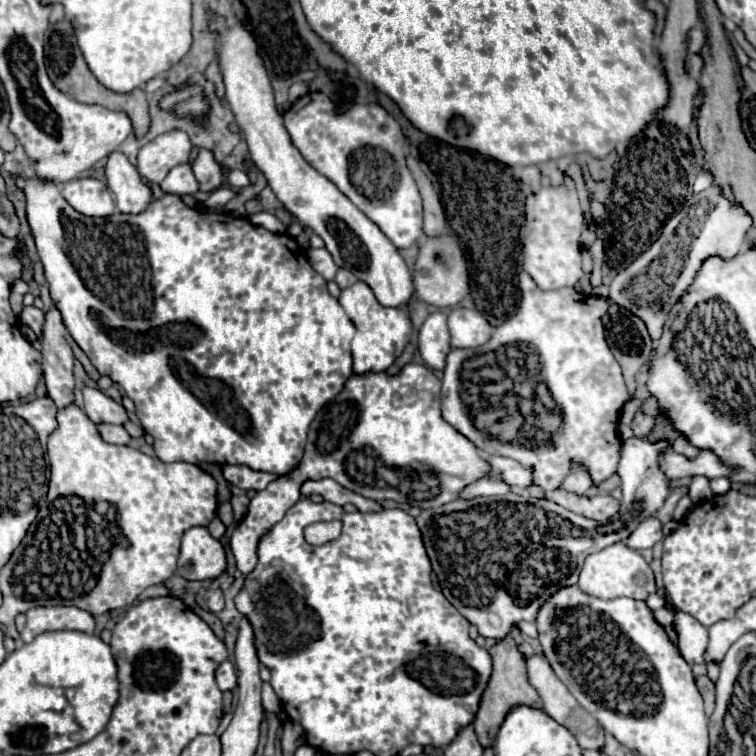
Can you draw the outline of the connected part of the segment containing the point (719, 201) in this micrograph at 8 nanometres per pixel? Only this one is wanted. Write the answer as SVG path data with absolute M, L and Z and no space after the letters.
M709 186L695 198L693 204L675 212L661 228L661 236L613 278L609 286L609 300L641 318L651 340L657 342L663 334L671 308L685 294L685 288L695 280L703 262L711 256L719 256L721 260L735 258L741 246L747 242L749 226L749 214L719 196L717 186Z

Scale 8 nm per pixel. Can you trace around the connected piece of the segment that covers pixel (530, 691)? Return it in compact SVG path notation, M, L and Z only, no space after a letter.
M505 636L495 646L491 646L489 654L491 654L491 660L493 660L493 672L491 672L491 678L489 678L487 688L485 688L485 692L481 696L481 702L479 702L479 710L477 710L475 720L473 720L475 734L481 742L481 746L493 744L495 734L499 730L499 724L503 722L503 716L509 712L511 706L515 706L515 704L527 704L527 706L533 706L533 708L543 706L539 694L535 692L535 688L527 680L527 668L521 660L523 654L519 652L519 648L517 648L517 644L511 636Z

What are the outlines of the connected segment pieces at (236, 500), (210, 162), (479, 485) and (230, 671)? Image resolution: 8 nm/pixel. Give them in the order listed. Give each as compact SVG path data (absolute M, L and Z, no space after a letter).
M233 496L231 498L235 522L241 522L243 520L243 516L247 512L247 504L249 504L249 498L247 496Z
M199 150L199 156L193 162L193 174L199 182L199 190L207 192L207 194L221 188L221 184L225 180L221 166L215 162L215 158L209 150Z
M481 478L481 480L475 480L475 482L467 484L459 492L459 498L473 500L473 498L479 498L479 496L495 496L495 494L507 494L507 492L509 492L509 486L505 482L495 482L495 480L489 480L489 478Z
M225 660L219 664L217 672L215 672L215 678L217 678L217 684L219 688L225 692L225 690L233 690L237 686L237 674L235 674L235 666Z

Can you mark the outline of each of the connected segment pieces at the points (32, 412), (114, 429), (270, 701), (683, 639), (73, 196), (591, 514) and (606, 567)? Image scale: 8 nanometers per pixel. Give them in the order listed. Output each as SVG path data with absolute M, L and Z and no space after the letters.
M49 396L35 398L29 402L29 426L39 436L41 445L45 444L45 452L47 449L45 440L48 440L49 434L57 428L55 416L57 416L57 408Z
M97 424L97 430L101 434L101 438L105 442L111 444L129 444L131 436L125 432L123 426L115 426L115 424Z
M263 684L263 708L267 712L275 712L275 714L281 712L281 702L269 684Z
M675 612L675 630L679 634L679 650L689 666L705 664L705 650L709 644L709 630L685 612Z
M79 178L63 182L63 198L85 216L109 216L115 212L115 200L97 178Z
M555 490L555 492L545 492L545 498L557 502L559 506L563 506L575 514L597 520L601 524L619 512L619 502L609 494L599 494L599 496L587 498L587 496L577 496L577 494L569 494L563 490Z
M615 542L591 556L587 556L581 576L579 576L579 588L583 588L583 592L597 596L597 598L617 598L617 596L629 596L629 598L637 598L637 600L647 600L649 594L657 592L655 586L655 576L649 568L649 564L645 562L645 558L627 548L623 542Z

